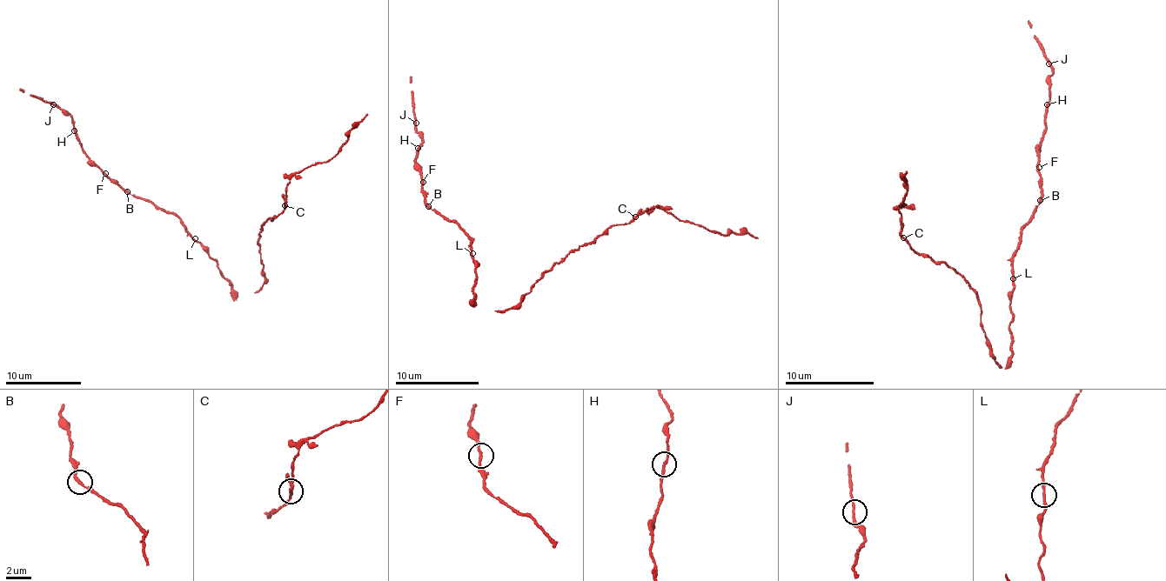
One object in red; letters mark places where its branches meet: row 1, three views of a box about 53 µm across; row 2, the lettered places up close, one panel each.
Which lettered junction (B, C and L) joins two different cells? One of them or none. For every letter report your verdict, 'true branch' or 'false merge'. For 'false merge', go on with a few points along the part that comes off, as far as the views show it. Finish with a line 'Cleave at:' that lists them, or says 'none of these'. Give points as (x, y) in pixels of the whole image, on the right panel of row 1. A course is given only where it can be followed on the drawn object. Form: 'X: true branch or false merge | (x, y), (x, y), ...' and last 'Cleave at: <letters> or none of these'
B: true branch
C: true branch
L: true branch
Cleave at: none of these

